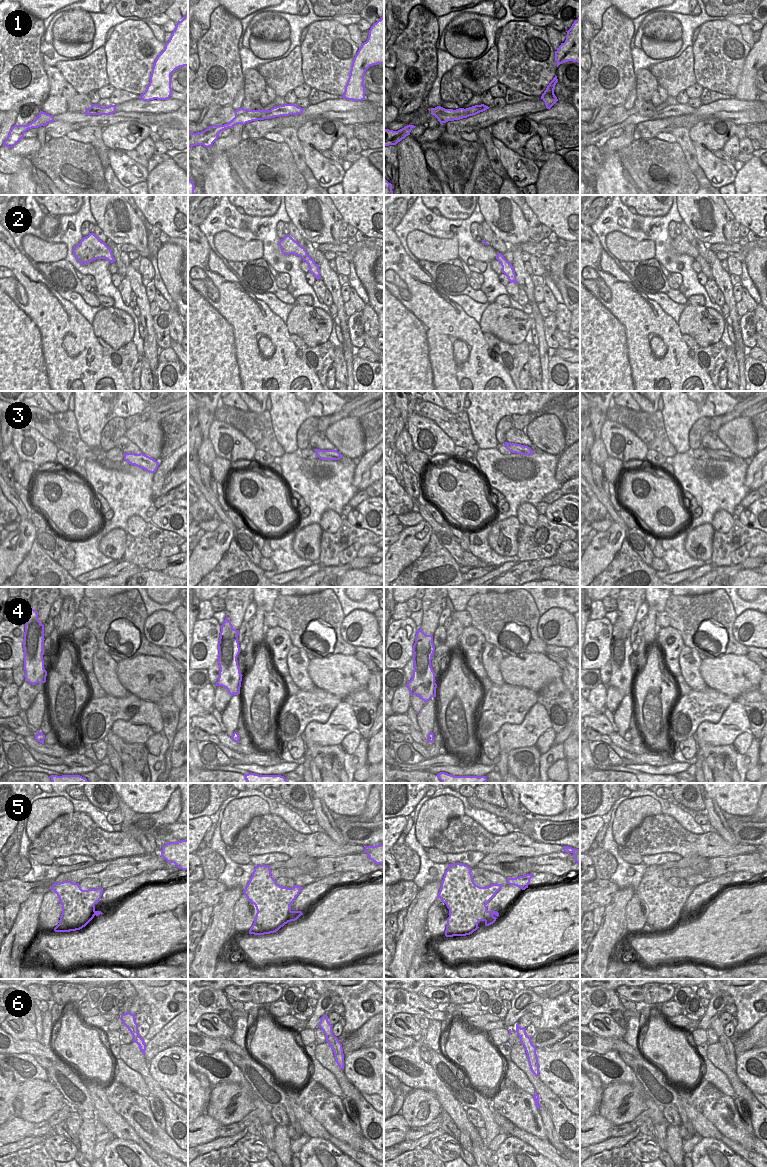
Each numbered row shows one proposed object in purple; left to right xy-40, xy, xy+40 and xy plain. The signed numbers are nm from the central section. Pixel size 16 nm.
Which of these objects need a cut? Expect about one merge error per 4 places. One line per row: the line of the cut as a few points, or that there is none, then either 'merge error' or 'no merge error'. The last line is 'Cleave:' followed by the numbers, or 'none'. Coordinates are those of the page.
1: cut xy (243, 110), (248, 116), (256, 116), (258, 119); merge error
2: cut none; no merge error
3: cut none; no merge error
4: cut none; no merge error
5: cut none; no merge error
6: cut none; no merge error
Cleave: 1

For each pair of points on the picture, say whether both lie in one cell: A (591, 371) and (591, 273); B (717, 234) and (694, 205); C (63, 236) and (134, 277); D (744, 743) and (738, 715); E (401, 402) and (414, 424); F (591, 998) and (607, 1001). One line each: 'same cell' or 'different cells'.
A: same cell
B: same cell
C: different cells
D: different cells
E: different cells
F: same cell

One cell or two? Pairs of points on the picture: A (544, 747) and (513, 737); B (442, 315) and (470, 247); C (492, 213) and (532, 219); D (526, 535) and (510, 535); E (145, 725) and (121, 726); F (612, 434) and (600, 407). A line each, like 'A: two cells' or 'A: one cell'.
A: two cells
B: two cells
C: two cells
D: two cells
E: one cell
F: two cells

